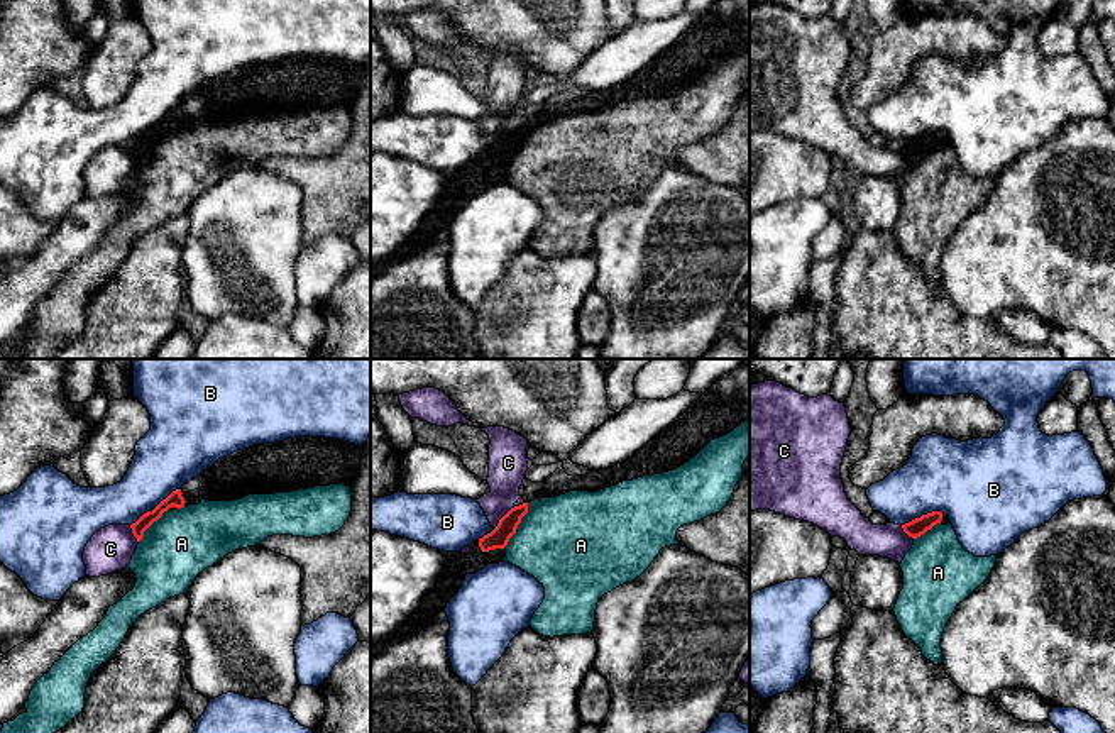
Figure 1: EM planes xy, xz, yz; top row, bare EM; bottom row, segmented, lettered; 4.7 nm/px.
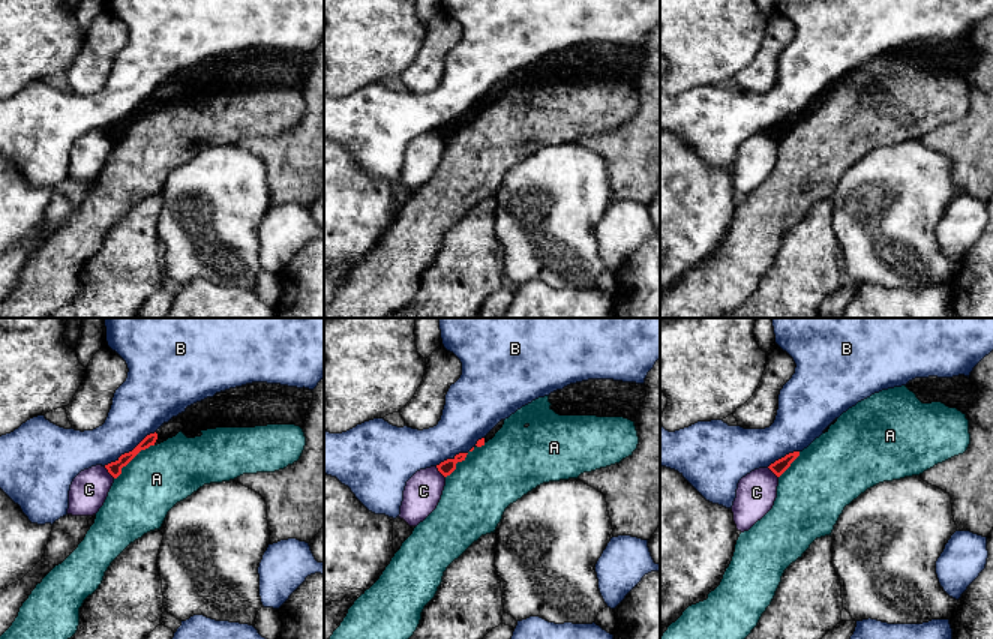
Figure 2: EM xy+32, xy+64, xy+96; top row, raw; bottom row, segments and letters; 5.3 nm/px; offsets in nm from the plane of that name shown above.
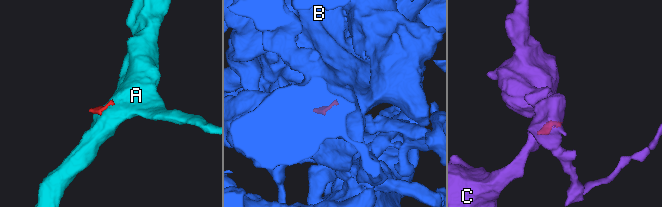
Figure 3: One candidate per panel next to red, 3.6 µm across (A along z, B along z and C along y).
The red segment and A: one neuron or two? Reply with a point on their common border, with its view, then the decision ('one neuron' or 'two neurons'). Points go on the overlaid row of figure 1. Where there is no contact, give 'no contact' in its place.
xz (518, 523) | two neurons

